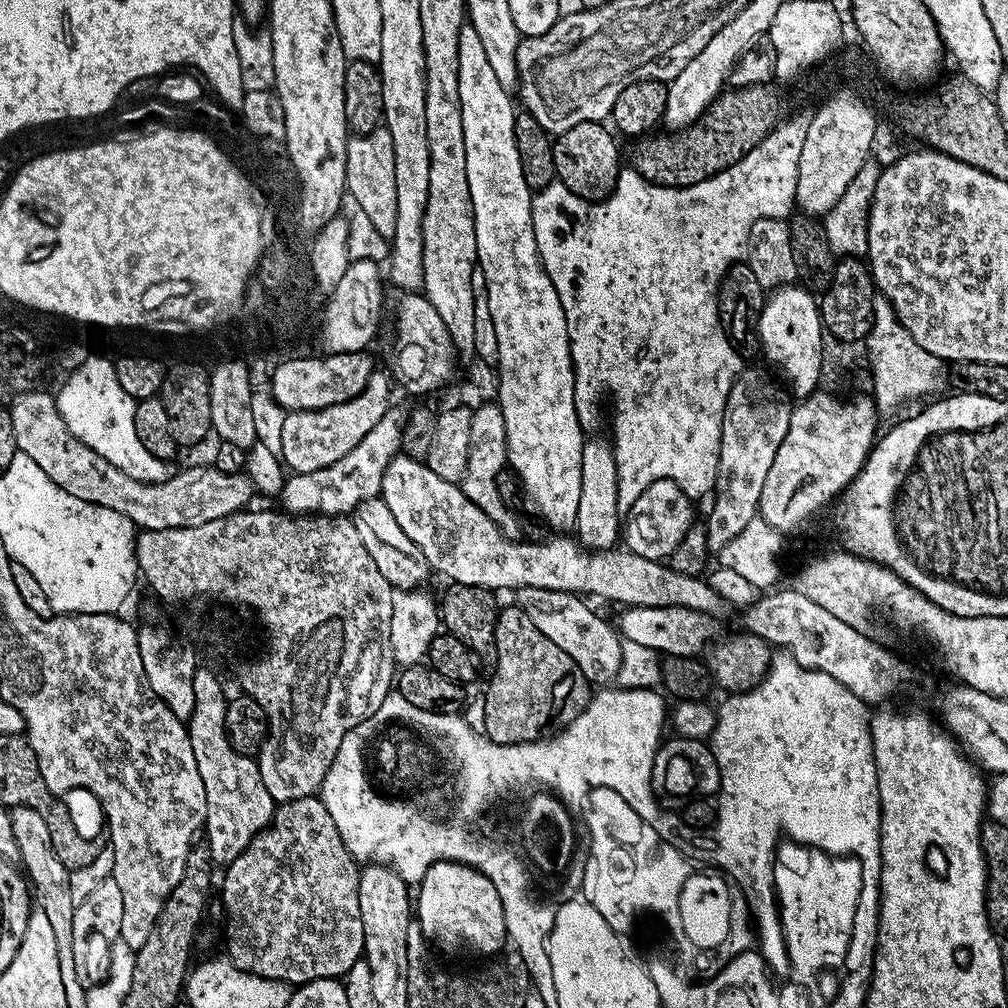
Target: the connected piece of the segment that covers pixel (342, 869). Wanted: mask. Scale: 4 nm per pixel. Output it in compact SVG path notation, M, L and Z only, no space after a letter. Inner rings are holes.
M307 796L301 800L295 800L289 804L281 804L273 811L272 822L267 828L263 828L257 836L250 842L250 846L246 846L246 850L242 854L238 854L238 858L234 858L234 862L227 865L223 869L224 872L224 940L228 943L228 952L226 952L227 959L232 961L232 965L238 970L249 972L255 976L261 976L264 980L280 980L283 984L289 986L299 986L308 984L312 980L335 980L337 978L344 978L350 968L356 962L362 959L364 955L364 931L362 930L362 910L358 906L358 886L360 885L361 869L358 867L358 862L346 850L346 846L342 842L342 834L338 834L338 826L334 826L334 818L330 818L330 810L326 810L326 806L316 796Z

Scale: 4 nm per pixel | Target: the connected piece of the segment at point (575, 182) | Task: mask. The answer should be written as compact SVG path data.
M599 120L578 122L578 126L570 126L570 130L559 133L552 142L556 180L564 183L574 194L593 202L607 199L622 176L617 137L604 127Z

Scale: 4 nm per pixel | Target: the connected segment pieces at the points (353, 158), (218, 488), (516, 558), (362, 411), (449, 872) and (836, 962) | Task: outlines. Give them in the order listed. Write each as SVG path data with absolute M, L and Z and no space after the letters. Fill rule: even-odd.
M381 126L365 136L353 135L346 146L346 192L356 199L355 207L366 212L375 229L386 240L391 241L398 222L398 189L394 183L394 142L387 128Z
M50 391L24 392L11 401L12 429L17 452L26 454L66 494L82 498L94 506L106 506L126 517L137 529L145 532L174 530L202 526L202 522L214 522L223 516L245 511L252 500L254 485L246 474L222 474L215 466L208 468L184 468L173 471L172 477L157 484L138 482L130 478L118 466L106 462L102 454L90 450L86 442L74 438L56 405L56 397Z
M398 454L386 466L386 474L382 478L380 496L386 506L394 514L395 521L402 526L402 531L422 550L426 562L431 571L438 574L441 572L454 584L466 586L478 586L489 590L501 590L500 588L541 588L542 590L558 590L559 592L574 592L588 596L601 596L604 600L613 600L619 606L630 608L689 608L698 610L707 616L723 618L730 612L730 605L718 590L712 588L707 579L678 574L667 563L652 560L648 556L639 556L627 550L609 550L607 552L592 552L581 548L575 539L556 540L549 539L546 544L529 544L520 540L508 540L498 530L470 498L466 498L463 487L460 484L446 482L446 478L438 478L434 470L430 470L427 463L415 460L409 456Z
M376 370L358 398L326 406L317 412L288 412L282 429L283 463L293 473L313 472L346 458L346 454L350 454L350 450L354 450L354 446L358 446L358 442L362 442L362 438L374 430L378 418L388 412L388 382L390 384L389 373Z
M439 860L428 867L418 891L420 897L417 895L414 900L414 920L425 941L444 948L469 948L488 956L484 958L492 958L501 951L504 940L506 944L509 939L502 898L498 898L498 890L494 890L487 871L455 864L452 860Z
M784 842L777 847L774 863L770 879L776 889L791 971L800 976L816 976L827 968L843 969L865 869L854 859L833 858L819 848L795 842Z

